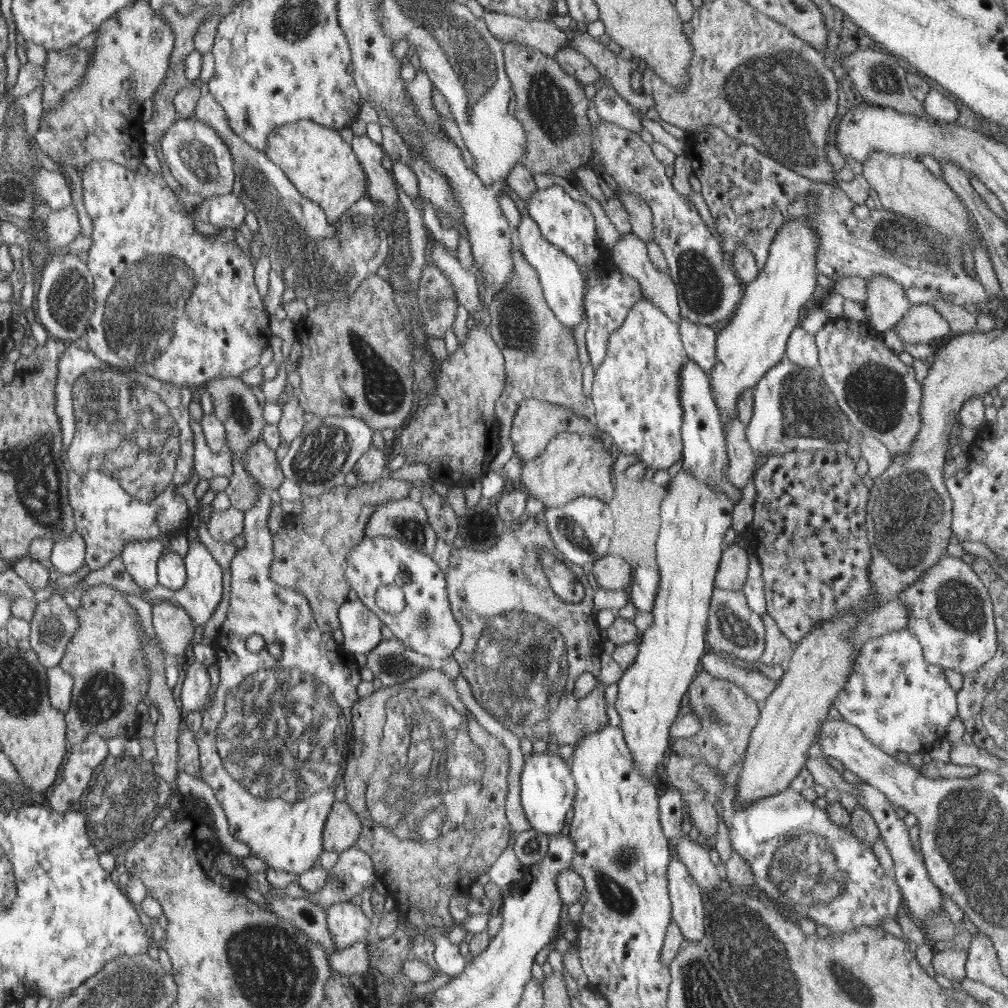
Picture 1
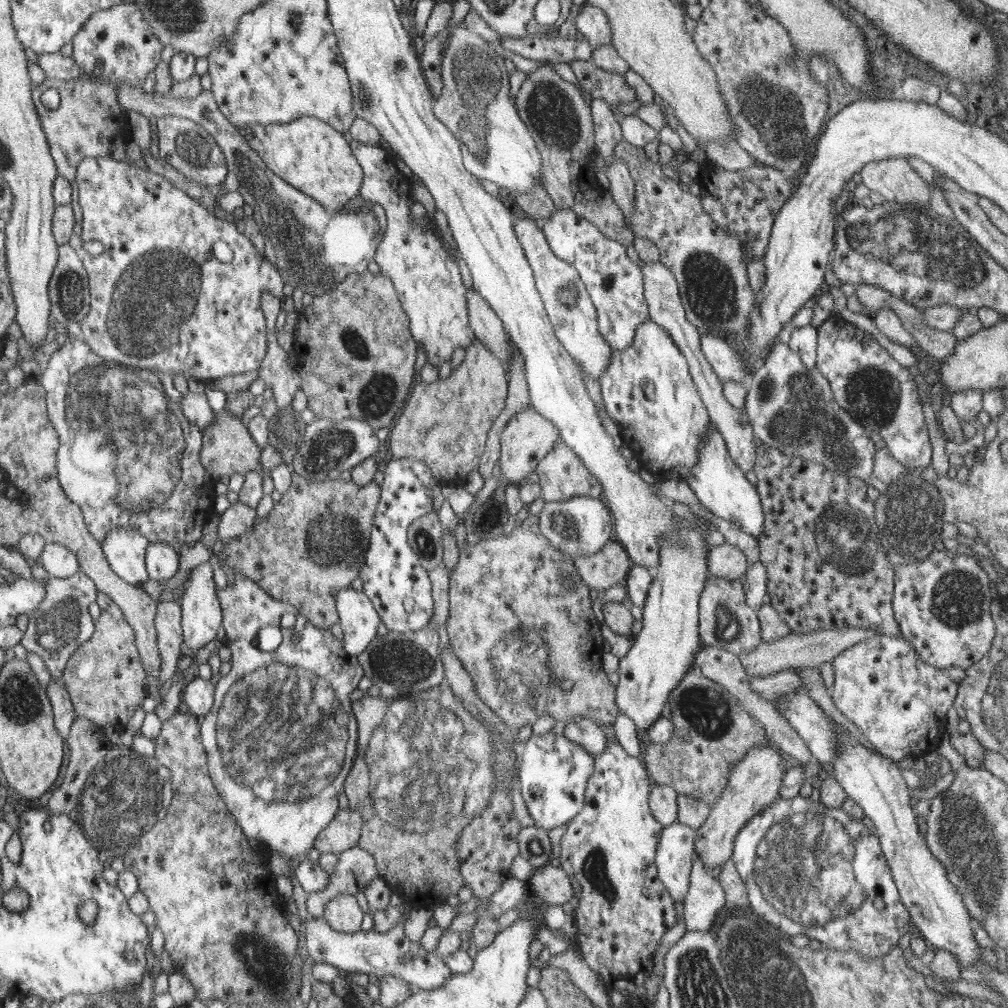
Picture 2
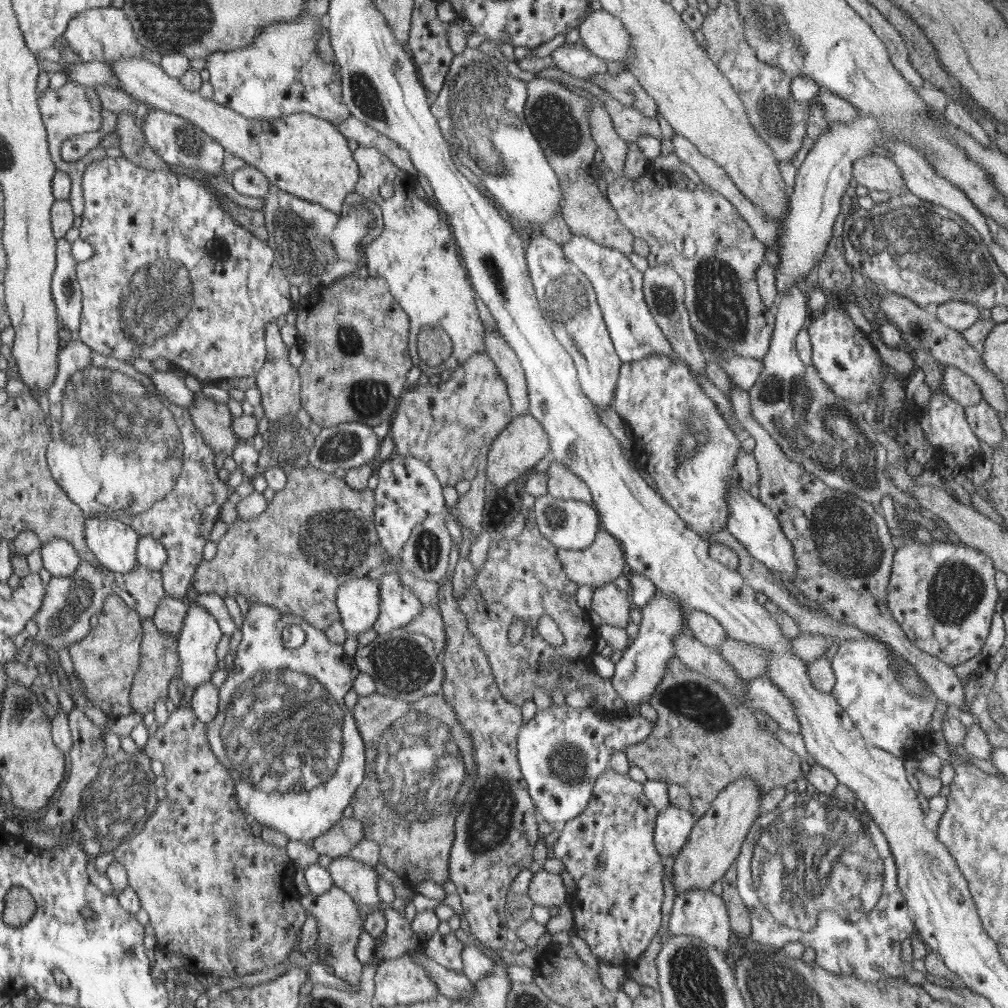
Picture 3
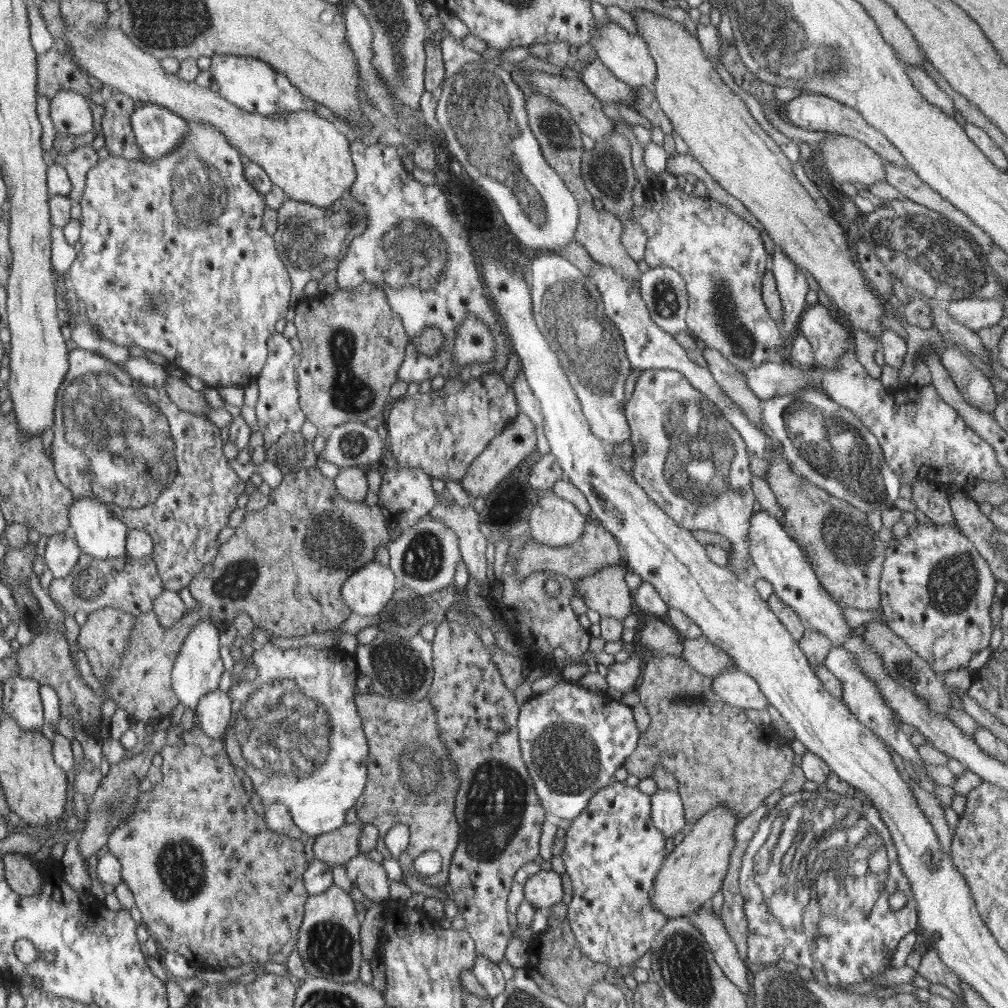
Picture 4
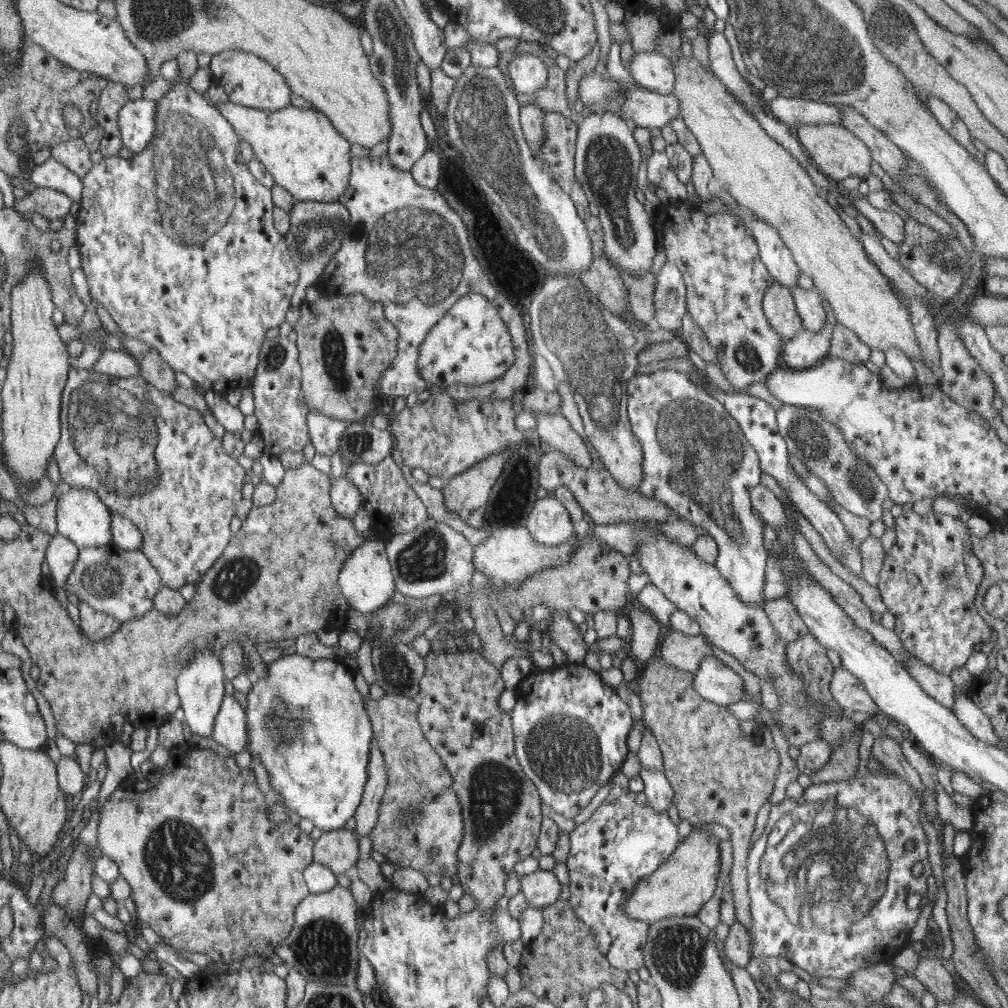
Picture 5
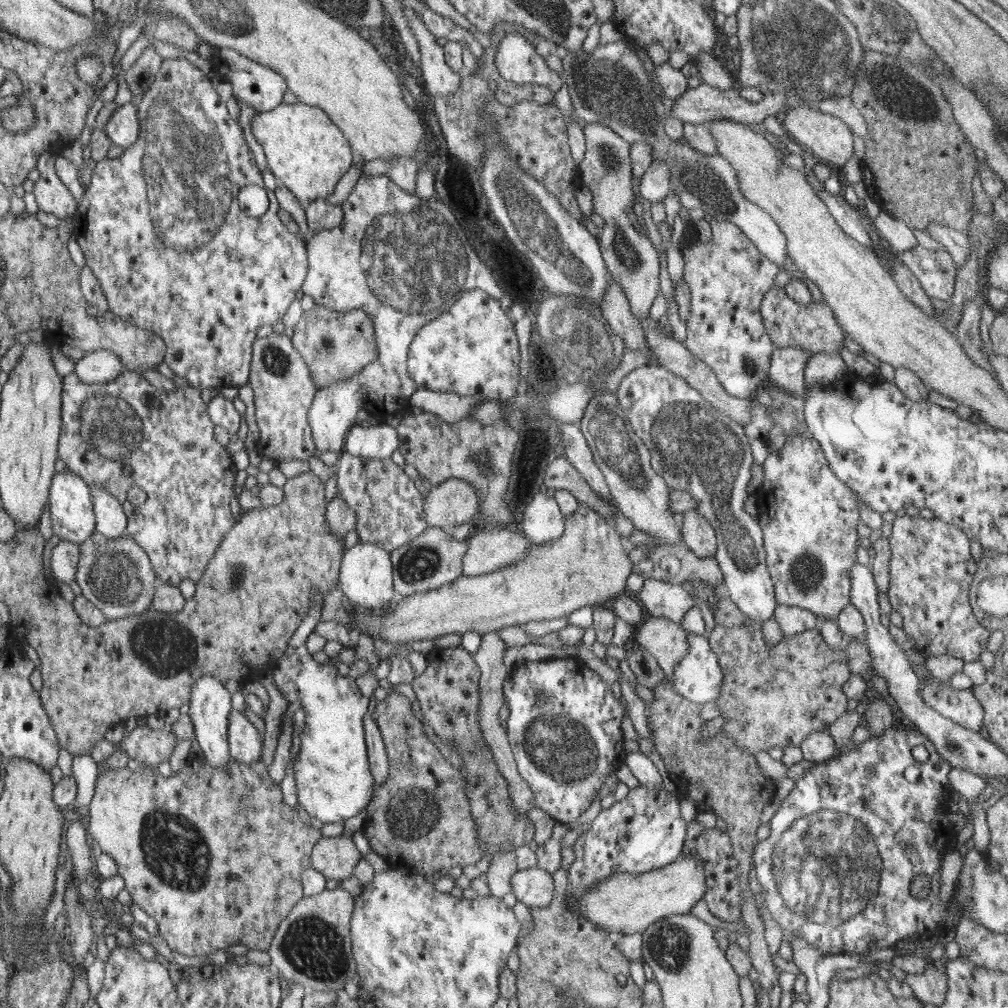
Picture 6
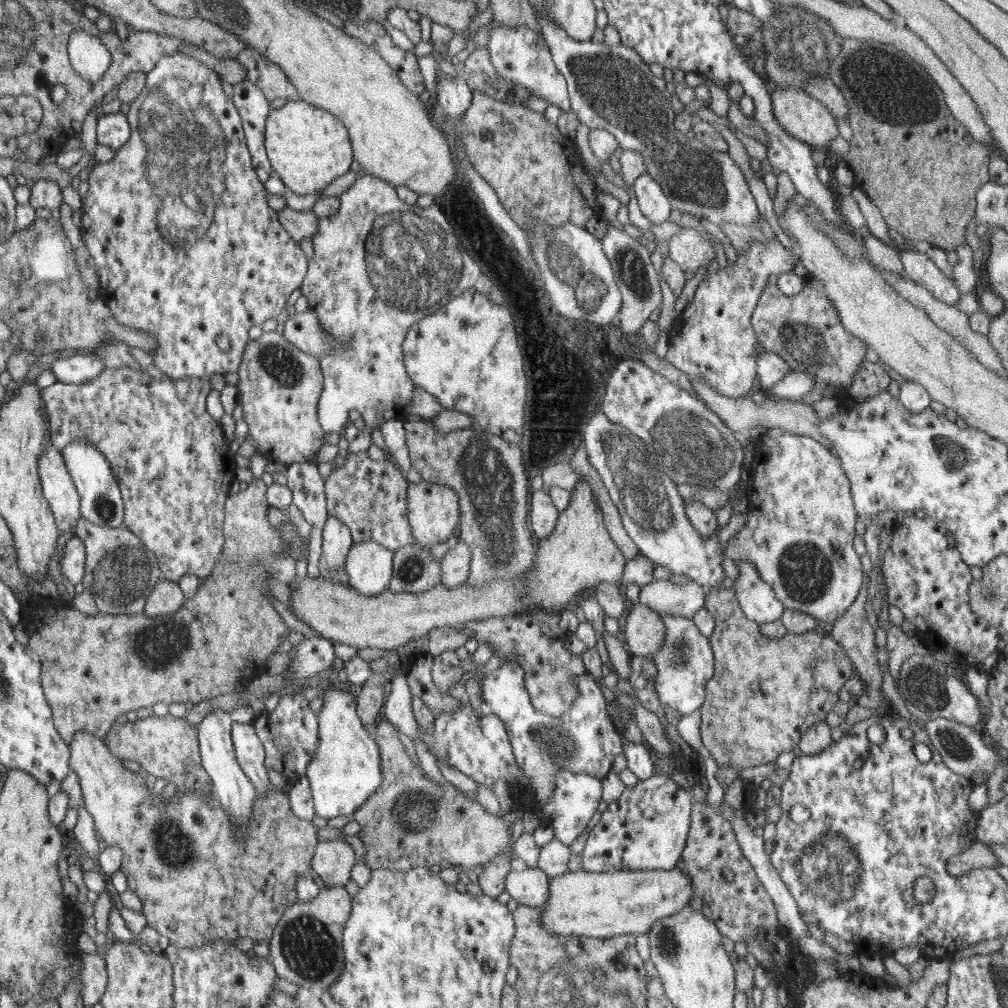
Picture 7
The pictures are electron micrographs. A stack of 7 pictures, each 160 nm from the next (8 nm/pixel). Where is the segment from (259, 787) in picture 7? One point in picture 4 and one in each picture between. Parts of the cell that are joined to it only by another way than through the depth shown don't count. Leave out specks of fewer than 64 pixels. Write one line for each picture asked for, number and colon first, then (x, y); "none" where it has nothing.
4: (213, 712)
5: (230, 725)
6: (245, 741)

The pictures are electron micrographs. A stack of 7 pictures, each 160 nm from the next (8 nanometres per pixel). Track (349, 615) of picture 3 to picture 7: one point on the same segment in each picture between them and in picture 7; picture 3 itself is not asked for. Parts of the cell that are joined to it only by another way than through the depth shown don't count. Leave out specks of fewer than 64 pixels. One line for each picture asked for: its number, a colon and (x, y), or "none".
4: (370, 589)
5: (366, 582)
6: (365, 576)
7: (368, 565)

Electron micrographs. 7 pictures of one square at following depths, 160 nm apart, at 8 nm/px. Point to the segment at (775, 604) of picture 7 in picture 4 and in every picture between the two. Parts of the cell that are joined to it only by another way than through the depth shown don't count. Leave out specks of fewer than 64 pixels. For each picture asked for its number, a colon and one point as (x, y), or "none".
4: (688, 457)
5: (697, 460)
6: (701, 451)

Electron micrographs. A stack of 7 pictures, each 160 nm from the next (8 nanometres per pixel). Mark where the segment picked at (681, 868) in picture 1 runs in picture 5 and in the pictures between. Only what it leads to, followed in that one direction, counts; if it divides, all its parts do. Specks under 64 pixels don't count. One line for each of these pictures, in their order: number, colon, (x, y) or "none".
2: (675, 857)
3: (674, 825)
4: (667, 810)
5: (657, 789)

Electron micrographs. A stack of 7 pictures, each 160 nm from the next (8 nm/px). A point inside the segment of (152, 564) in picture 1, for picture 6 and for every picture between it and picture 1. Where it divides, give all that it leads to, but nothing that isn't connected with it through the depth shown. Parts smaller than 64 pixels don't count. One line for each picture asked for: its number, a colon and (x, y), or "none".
2: (126, 549)
3: (115, 544)
4: (98, 533)
5: (82, 516)
6: (72, 511)

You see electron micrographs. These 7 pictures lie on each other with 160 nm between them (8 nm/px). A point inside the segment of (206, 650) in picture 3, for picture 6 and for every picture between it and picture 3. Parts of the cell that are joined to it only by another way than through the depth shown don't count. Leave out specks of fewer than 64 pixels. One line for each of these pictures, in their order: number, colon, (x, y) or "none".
4: (198, 670)
5: (200, 685)
6: (209, 709)

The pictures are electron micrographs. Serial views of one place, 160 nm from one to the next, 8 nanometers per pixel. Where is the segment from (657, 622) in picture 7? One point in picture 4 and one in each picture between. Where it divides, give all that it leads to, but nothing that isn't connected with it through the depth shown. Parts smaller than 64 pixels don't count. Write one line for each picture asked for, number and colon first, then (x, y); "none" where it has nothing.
4: (699, 653)
5: (684, 652)
6: (666, 641)

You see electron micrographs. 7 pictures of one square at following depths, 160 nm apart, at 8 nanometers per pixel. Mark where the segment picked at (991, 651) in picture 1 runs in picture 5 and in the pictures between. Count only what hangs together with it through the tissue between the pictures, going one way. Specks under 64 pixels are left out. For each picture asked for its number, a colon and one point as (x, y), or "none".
2: (943, 604)
3: (943, 595)
4: (936, 590)
5: (929, 579)

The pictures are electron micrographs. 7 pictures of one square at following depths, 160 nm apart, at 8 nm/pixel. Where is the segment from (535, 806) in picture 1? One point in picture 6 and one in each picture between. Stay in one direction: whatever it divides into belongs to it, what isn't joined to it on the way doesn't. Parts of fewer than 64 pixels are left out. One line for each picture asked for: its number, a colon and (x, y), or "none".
2: (553, 772)
3: (563, 750)
4: (573, 738)
5: (570, 733)
6: (565, 747)

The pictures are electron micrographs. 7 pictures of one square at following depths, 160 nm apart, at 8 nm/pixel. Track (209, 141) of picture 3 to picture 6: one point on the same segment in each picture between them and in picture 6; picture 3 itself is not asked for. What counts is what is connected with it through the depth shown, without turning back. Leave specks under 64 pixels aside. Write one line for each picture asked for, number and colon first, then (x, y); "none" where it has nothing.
4: (158, 131)
5: (137, 119)
6: (122, 128)

